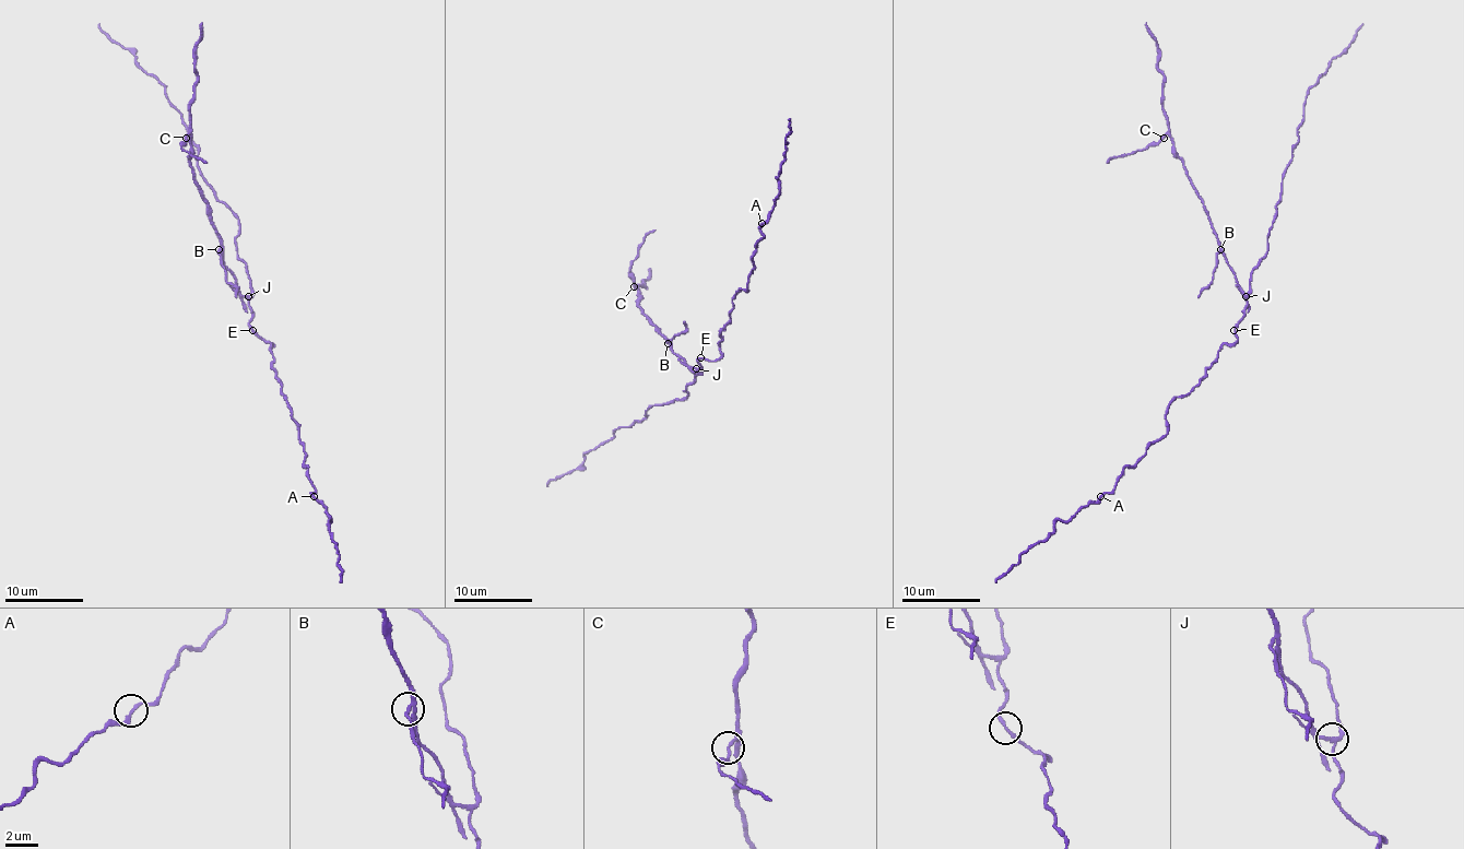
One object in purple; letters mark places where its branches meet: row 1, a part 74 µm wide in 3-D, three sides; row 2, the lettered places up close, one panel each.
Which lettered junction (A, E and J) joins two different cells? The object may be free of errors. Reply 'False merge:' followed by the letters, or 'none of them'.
False merge: J

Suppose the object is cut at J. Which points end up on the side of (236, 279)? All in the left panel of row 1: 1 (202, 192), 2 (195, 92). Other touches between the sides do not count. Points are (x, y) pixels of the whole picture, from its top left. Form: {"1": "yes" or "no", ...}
{"1": "yes", "2": "yes"}

